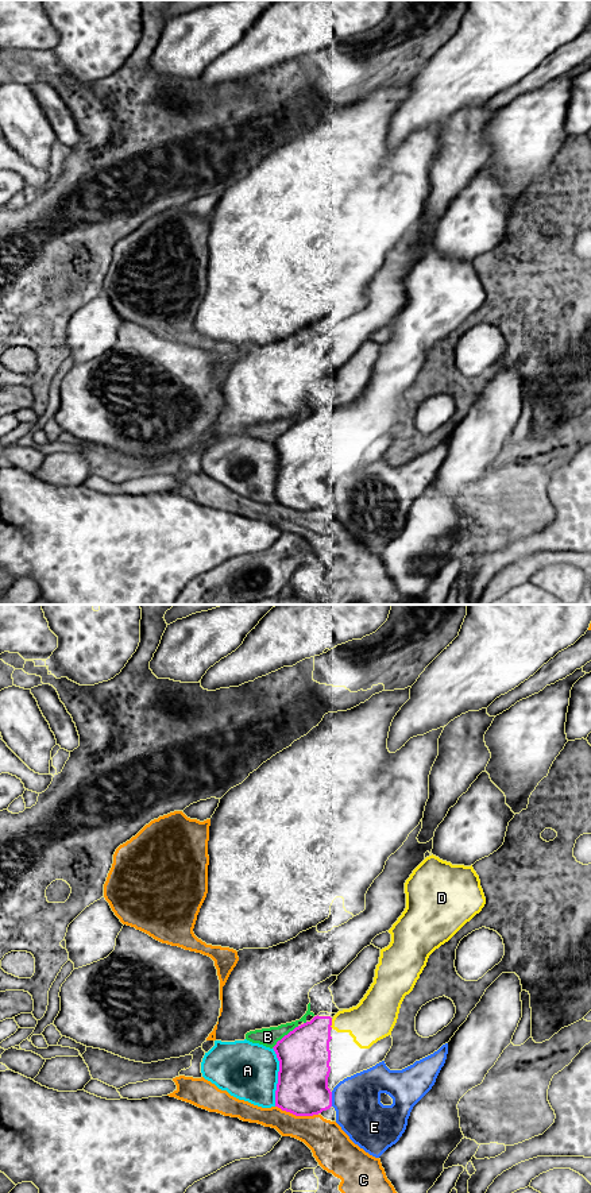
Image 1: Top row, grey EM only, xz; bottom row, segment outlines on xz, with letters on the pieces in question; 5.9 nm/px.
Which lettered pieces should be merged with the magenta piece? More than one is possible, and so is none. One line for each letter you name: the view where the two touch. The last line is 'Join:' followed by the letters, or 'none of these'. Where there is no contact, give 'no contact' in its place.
D: meets magenta in xz
Join: D

